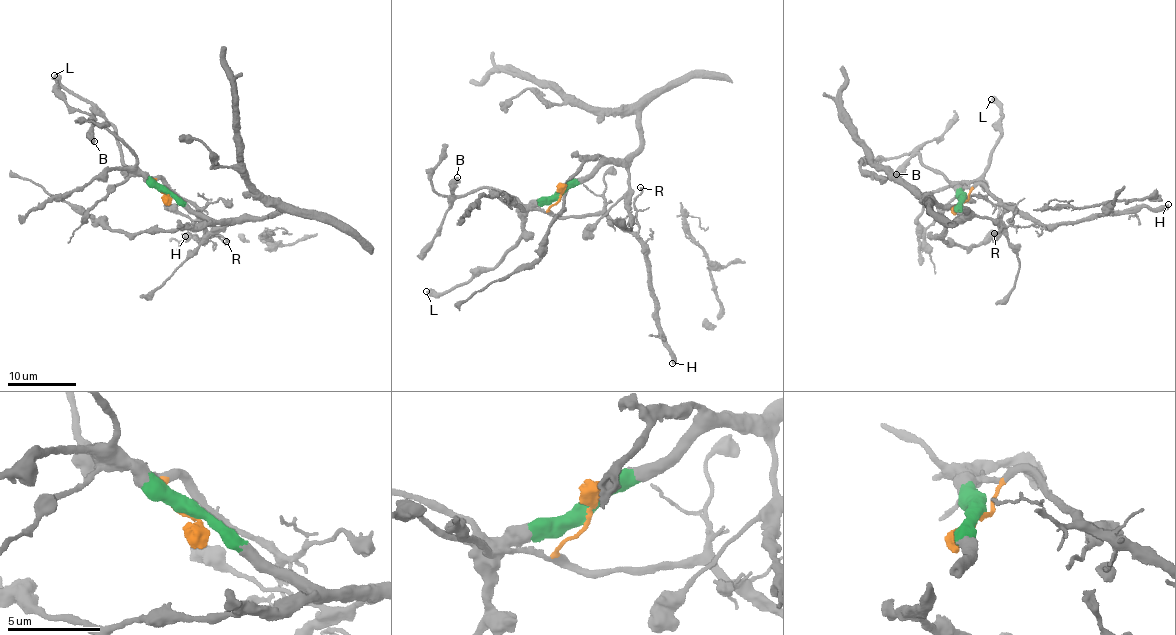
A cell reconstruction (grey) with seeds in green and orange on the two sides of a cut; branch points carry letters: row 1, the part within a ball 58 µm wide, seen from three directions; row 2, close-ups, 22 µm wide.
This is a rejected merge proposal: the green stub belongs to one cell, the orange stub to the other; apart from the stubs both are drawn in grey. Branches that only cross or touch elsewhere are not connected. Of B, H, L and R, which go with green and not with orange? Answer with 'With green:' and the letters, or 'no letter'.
With green: B, L

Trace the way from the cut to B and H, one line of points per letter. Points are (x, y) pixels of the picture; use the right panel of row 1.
B: (964, 201), (955, 192), (955, 184), (926, 167), (916, 154), (896, 175)
H: (964, 201), (981, 184), (1039, 224), (1064, 225), (1169, 204)

